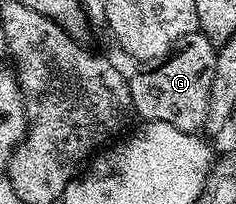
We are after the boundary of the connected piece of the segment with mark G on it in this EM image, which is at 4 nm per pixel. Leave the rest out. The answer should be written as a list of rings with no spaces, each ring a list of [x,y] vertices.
[[[198,29],[179,40],[158,67],[128,76],[133,110],[150,123],[175,125],[175,129],[200,132],[209,112],[211,77],[215,77],[217,47]]]

